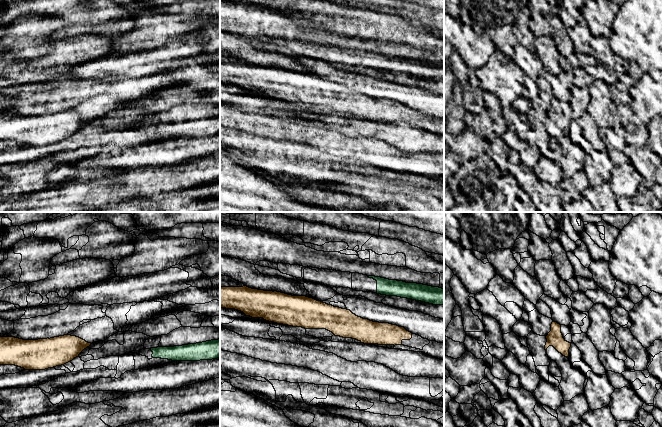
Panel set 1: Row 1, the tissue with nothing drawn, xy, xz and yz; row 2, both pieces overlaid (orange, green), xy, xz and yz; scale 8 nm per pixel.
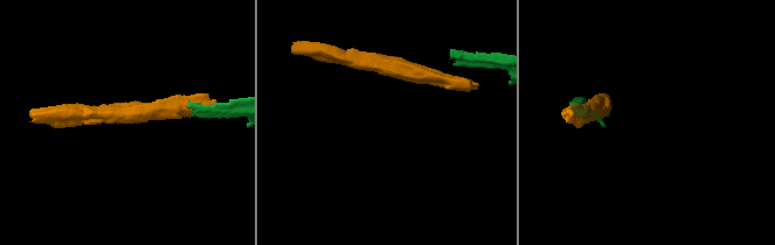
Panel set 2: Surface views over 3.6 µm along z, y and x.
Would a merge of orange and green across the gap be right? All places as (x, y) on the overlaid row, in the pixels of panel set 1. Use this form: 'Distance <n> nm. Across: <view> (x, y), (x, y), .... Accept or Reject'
Distance 220 nm. Across: xz (367, 319), (377, 293). Reject

